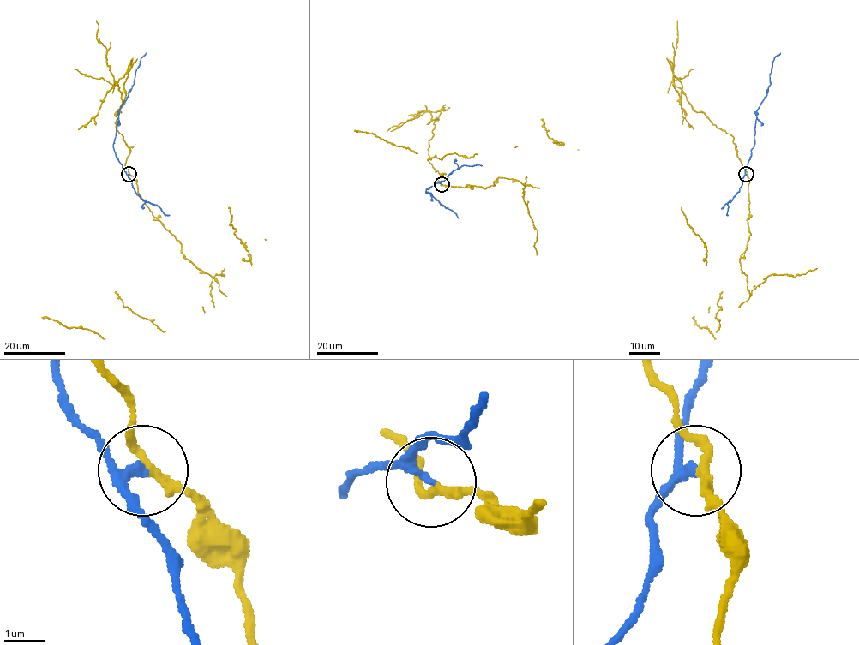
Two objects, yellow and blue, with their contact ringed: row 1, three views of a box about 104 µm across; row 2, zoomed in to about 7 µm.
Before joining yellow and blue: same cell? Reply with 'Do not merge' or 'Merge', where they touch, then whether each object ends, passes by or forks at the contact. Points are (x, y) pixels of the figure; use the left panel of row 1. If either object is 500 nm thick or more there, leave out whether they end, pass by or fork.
Do not merge. Place: (129, 174). At the ring yellow passes by. At the ring blue passes by

